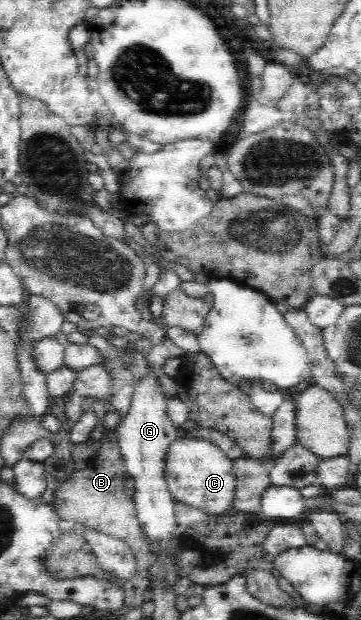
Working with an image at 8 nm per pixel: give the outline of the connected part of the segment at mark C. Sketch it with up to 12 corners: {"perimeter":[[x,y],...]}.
{"perimeter":[[180,437],[165,459],[174,500],[232,512],[236,476],[210,440]]}

